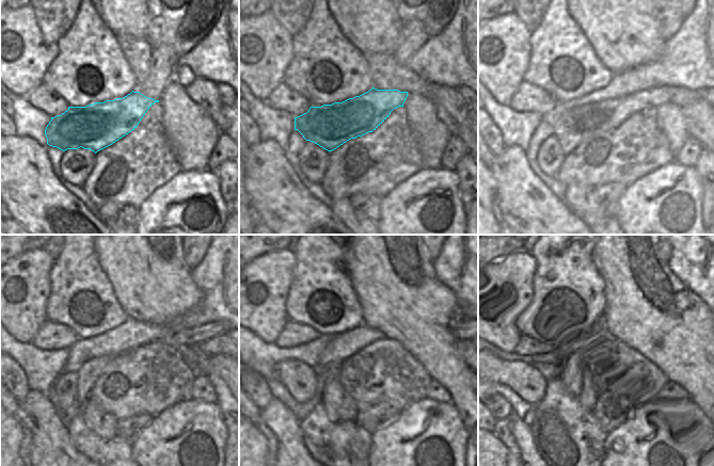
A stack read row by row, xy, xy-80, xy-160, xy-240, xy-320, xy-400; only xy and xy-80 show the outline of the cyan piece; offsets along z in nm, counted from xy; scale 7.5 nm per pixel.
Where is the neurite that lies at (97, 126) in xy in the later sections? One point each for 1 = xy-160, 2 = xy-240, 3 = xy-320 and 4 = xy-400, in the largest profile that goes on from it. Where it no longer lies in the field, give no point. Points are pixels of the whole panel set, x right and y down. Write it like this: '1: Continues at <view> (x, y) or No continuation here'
1: Continues at xy-160 (581, 123)
2: Continues at xy-240 (187, 337)
3: Continues at xy-320 (456, 327)
4: No continuation here.

